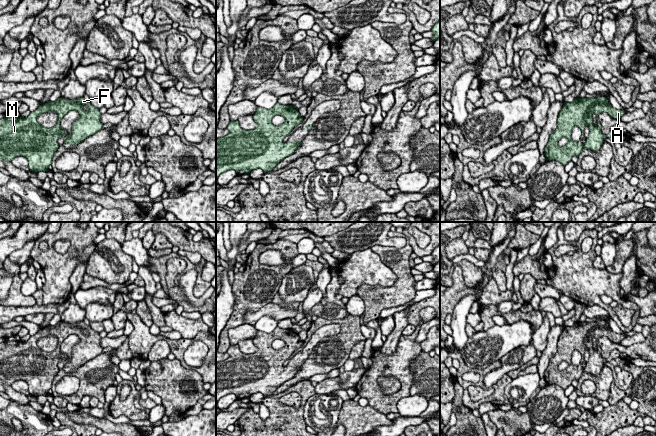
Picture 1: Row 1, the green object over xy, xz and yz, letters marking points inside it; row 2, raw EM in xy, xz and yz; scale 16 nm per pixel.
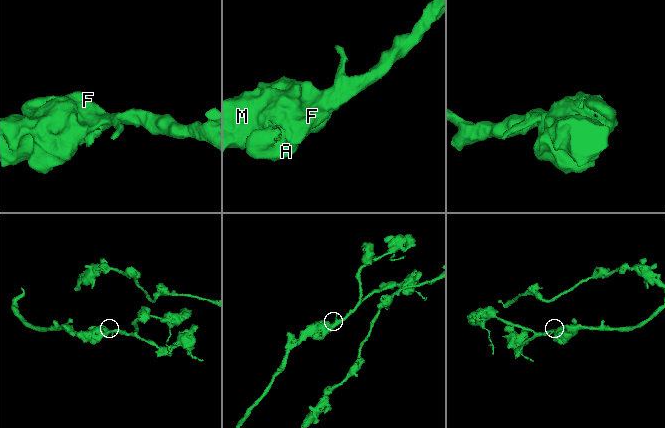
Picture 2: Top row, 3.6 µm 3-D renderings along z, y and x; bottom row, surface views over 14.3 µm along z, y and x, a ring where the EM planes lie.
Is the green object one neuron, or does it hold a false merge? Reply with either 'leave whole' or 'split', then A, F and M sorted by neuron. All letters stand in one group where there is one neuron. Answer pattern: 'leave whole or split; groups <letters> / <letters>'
leave whole; groups A F M

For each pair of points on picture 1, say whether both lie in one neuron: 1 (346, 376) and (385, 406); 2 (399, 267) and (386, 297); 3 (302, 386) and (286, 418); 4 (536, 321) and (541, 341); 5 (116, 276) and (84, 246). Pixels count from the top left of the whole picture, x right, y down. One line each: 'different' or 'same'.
1: different
2: same
3: same
4: different
5: different

